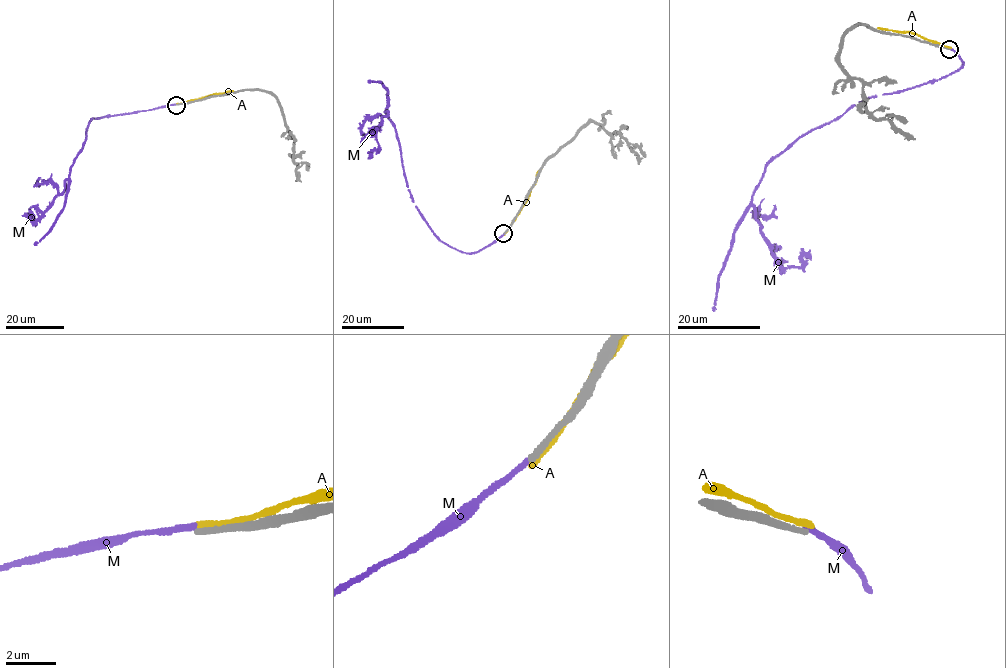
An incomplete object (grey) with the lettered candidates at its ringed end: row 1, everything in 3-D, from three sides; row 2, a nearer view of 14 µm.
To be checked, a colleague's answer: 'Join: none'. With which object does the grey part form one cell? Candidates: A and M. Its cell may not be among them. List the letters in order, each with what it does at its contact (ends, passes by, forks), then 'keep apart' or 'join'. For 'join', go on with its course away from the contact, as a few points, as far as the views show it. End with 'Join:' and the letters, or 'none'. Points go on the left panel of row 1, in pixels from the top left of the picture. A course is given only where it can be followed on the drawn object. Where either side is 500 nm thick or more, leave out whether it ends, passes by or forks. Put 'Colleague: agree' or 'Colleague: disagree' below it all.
A: it passes by; keep apart
M: it ends; keep apart
Join: none
Colleague: agree

